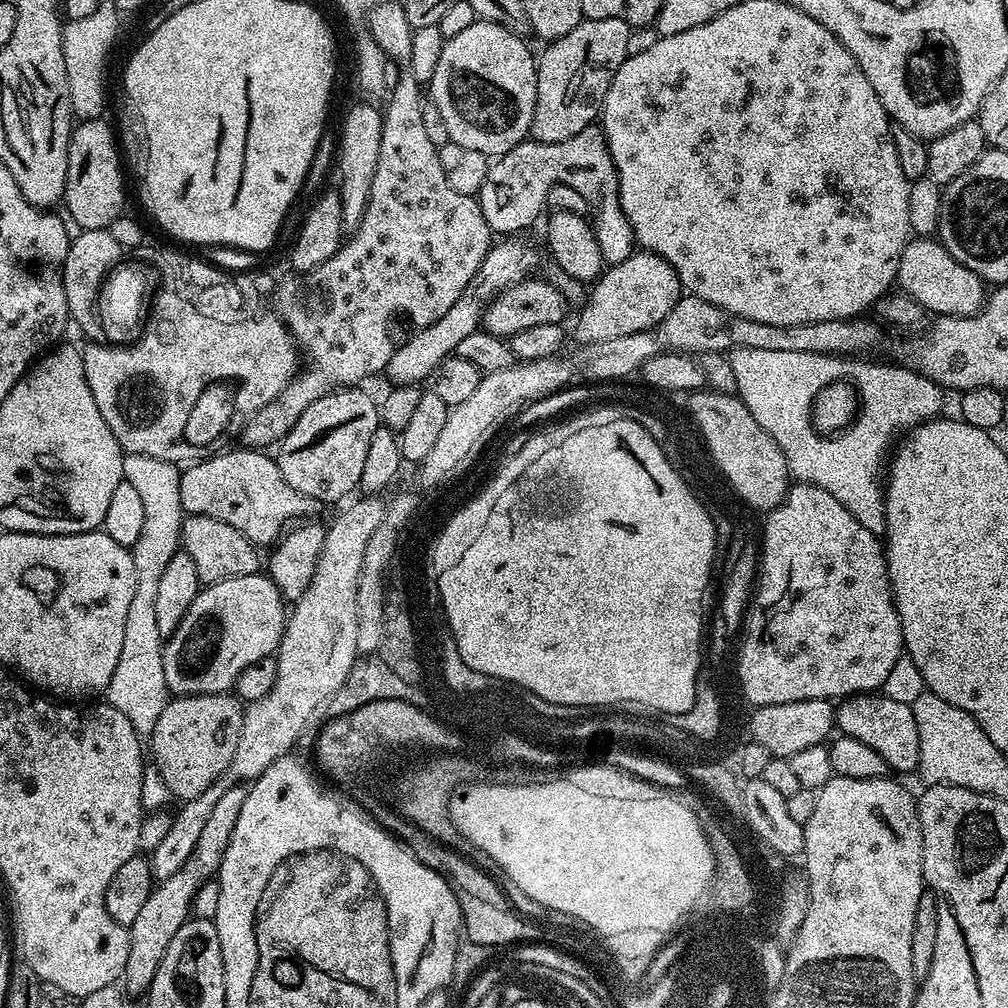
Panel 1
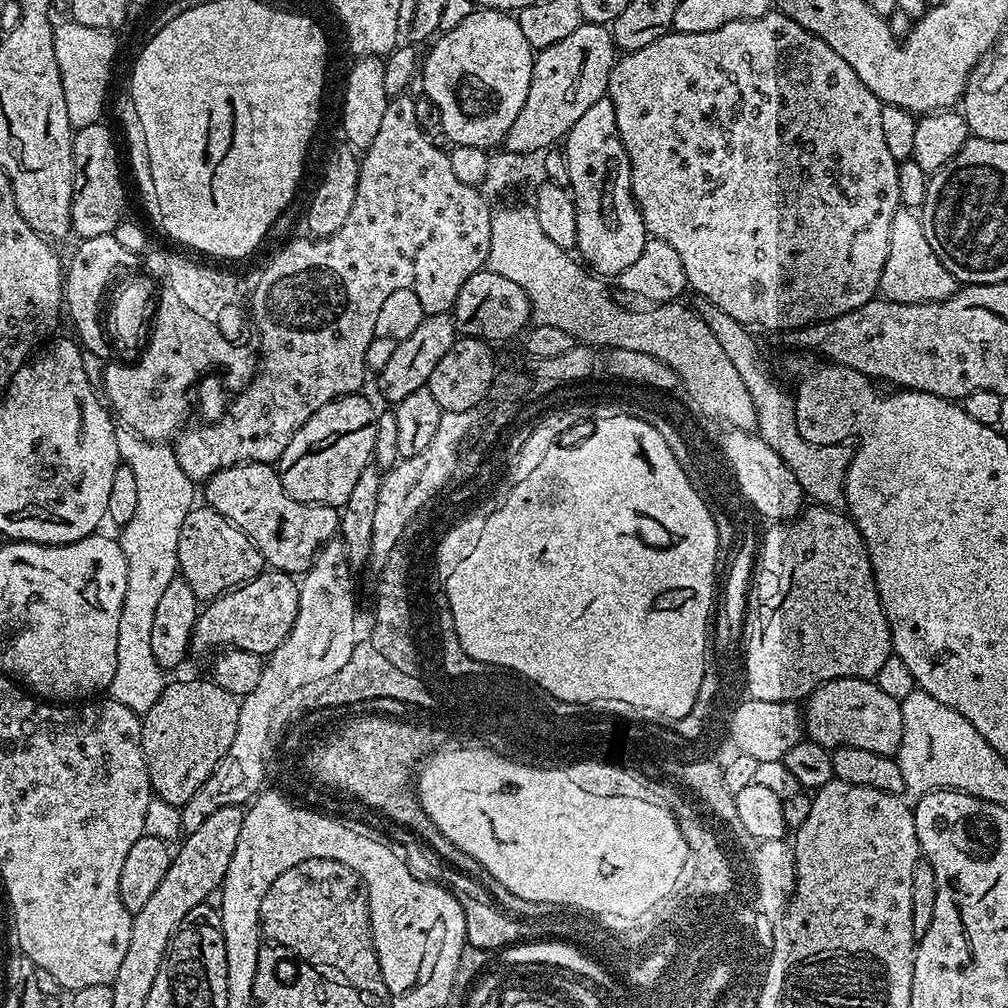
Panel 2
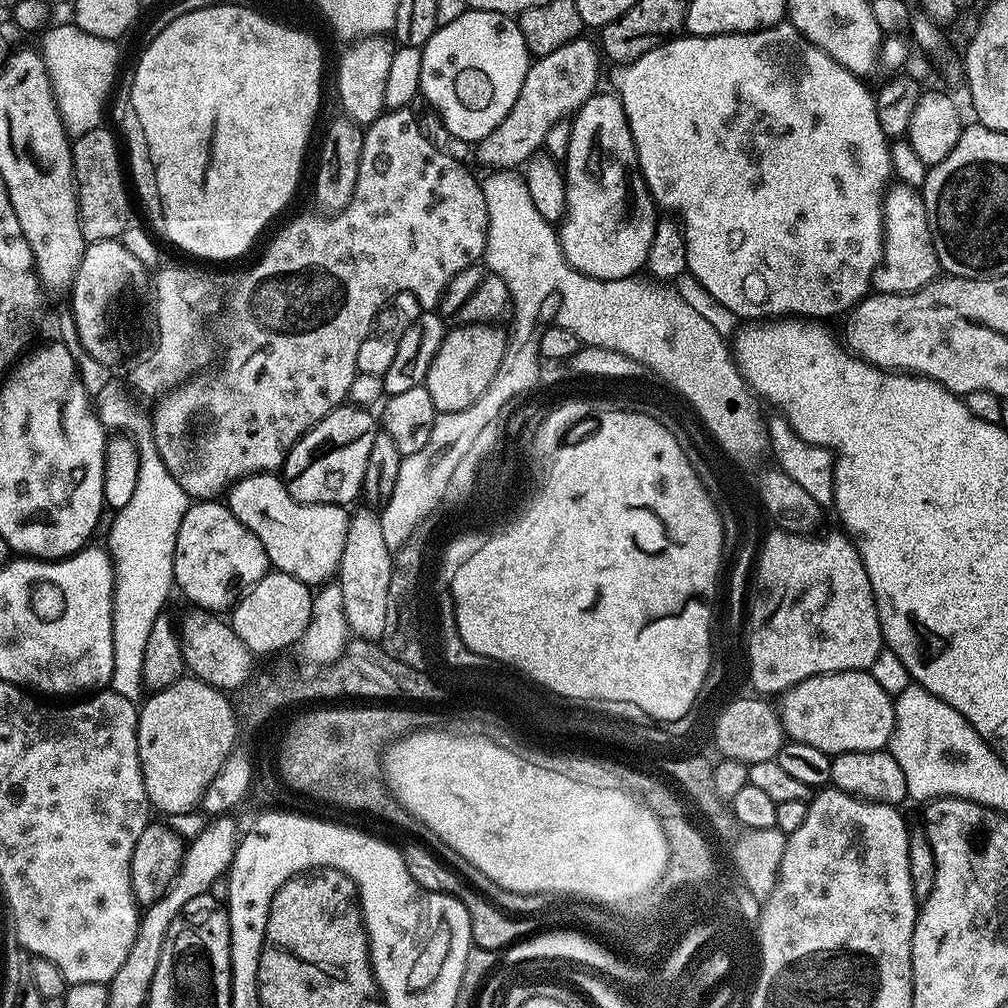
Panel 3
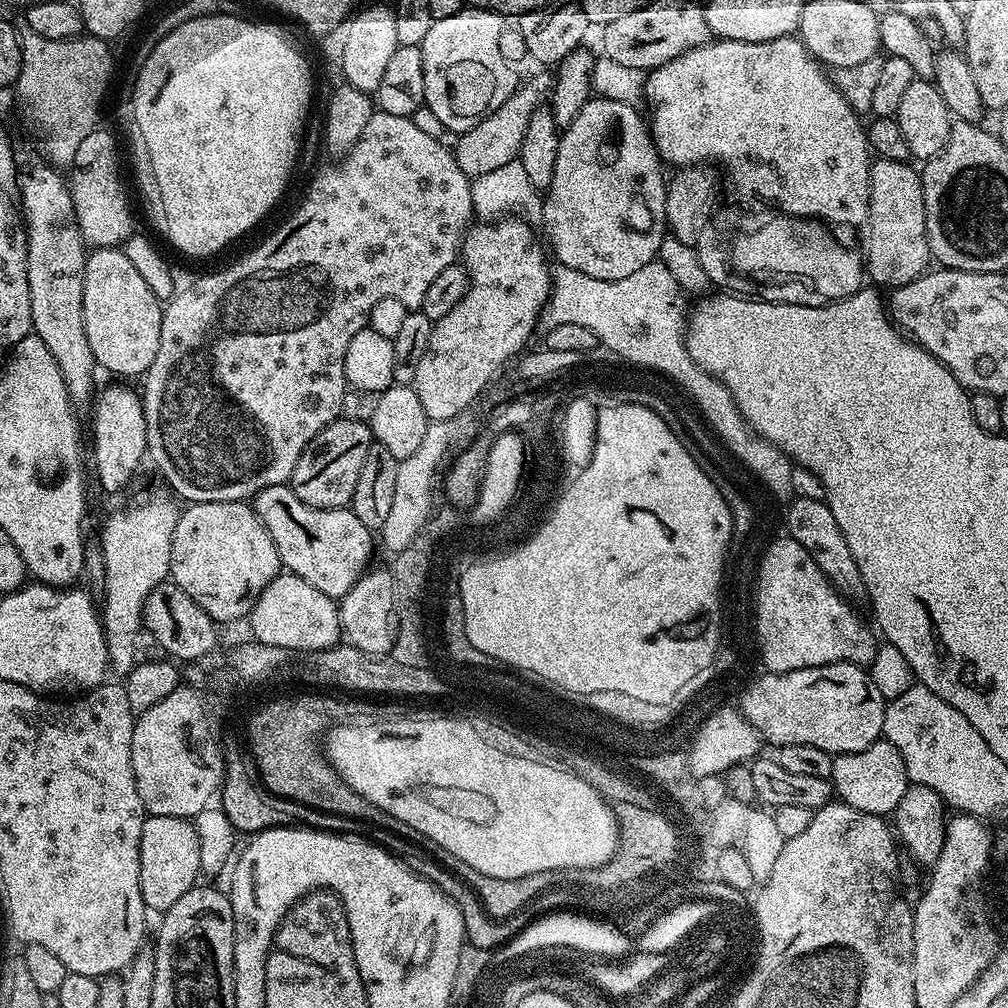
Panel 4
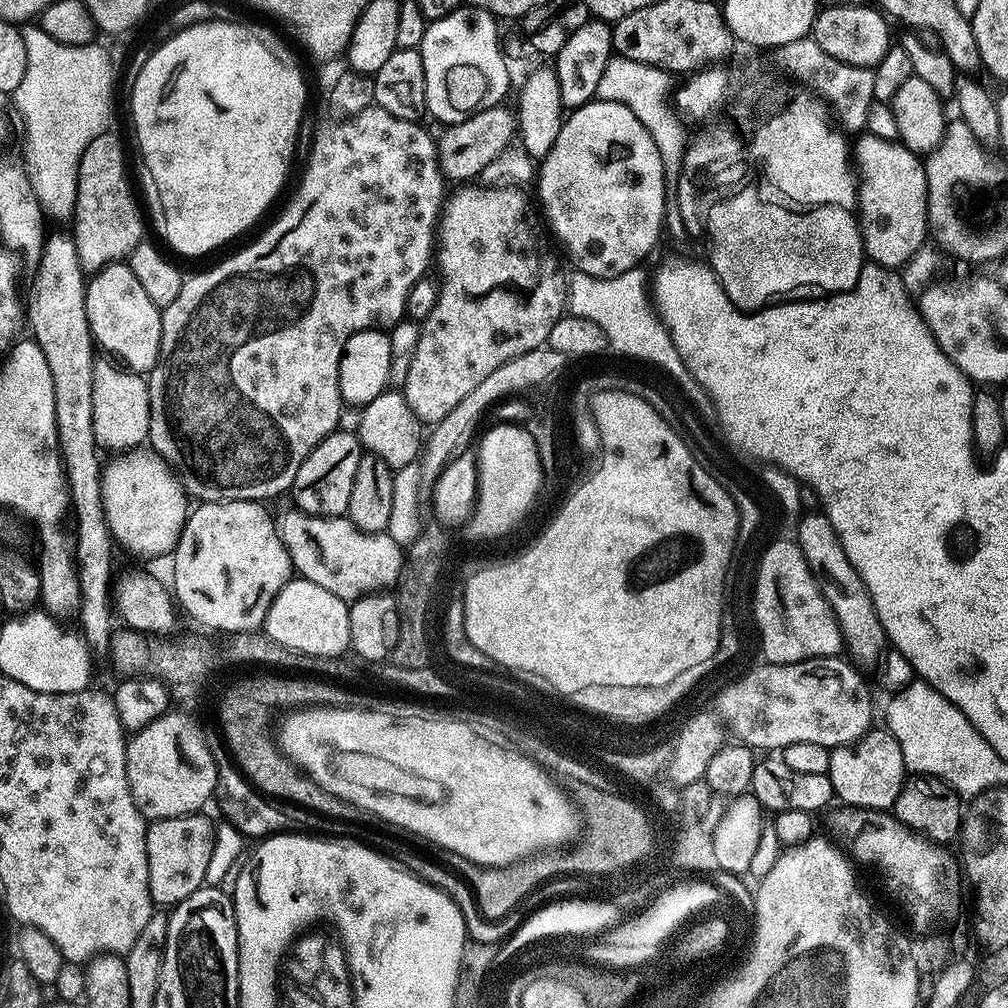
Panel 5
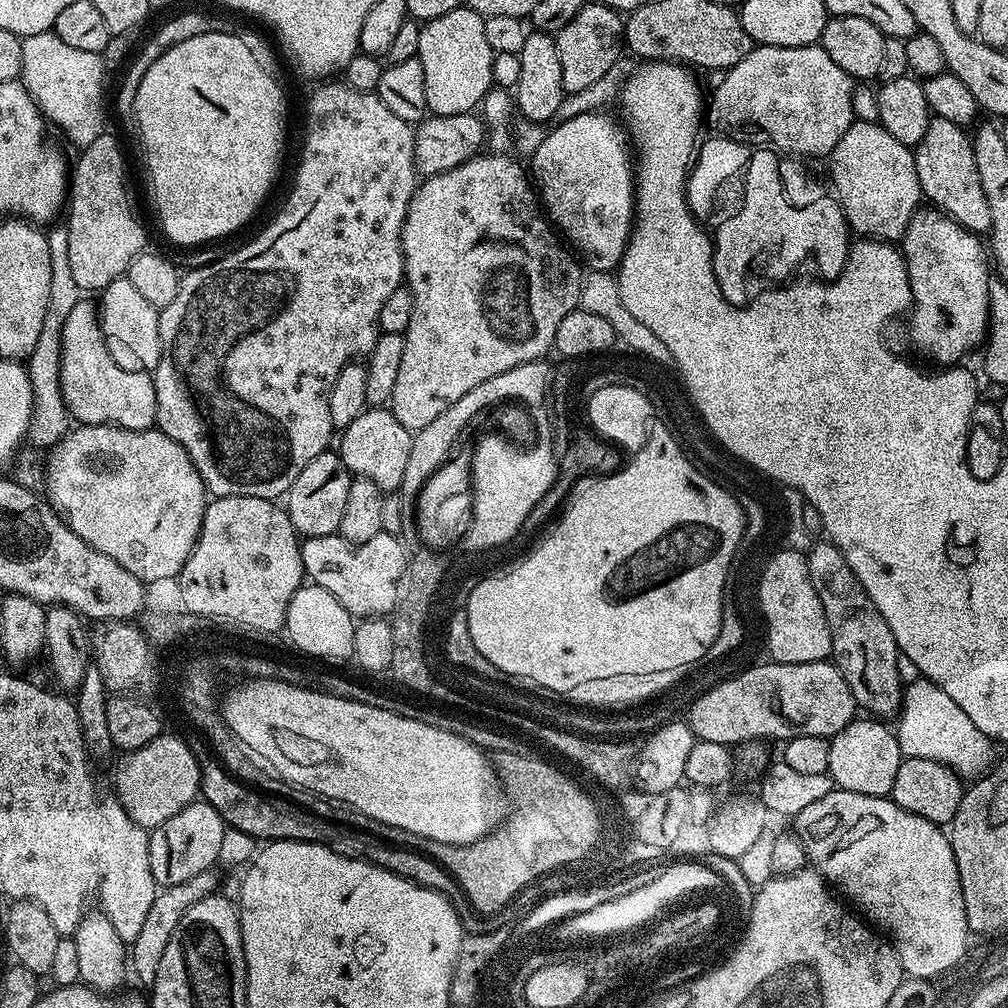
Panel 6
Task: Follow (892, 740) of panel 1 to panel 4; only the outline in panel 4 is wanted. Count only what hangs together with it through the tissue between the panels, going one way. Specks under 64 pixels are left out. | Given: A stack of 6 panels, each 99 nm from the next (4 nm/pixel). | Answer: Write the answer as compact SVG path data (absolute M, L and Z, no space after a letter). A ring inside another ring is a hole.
M827 664L810 666L806 670L790 670L772 679L765 679L756 684L745 700L747 709L744 717L748 719L761 737L773 746L781 744L809 744L818 746L833 754L866 750L875 740L884 734L885 698L874 686L869 673L858 664Z

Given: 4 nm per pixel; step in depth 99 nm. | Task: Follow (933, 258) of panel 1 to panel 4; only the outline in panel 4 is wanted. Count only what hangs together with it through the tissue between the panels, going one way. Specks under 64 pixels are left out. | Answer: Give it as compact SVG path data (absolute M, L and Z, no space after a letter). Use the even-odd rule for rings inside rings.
M885 158L877 159L872 166L866 225L866 276L873 285L884 290L901 288L914 282L924 275L930 264L921 173L908 166L911 165Z

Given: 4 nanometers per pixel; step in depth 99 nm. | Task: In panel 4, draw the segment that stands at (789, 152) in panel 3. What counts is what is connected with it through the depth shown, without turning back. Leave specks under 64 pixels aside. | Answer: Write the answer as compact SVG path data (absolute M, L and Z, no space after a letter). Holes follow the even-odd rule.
M795 35L766 42L713 39L651 69L644 84L650 133L665 165L680 169L687 159L762 154L766 142L792 124L820 134L818 142L834 156L836 172L828 174L822 208L815 219L829 225L867 225L874 149L861 113L852 108L825 65L811 56Z

